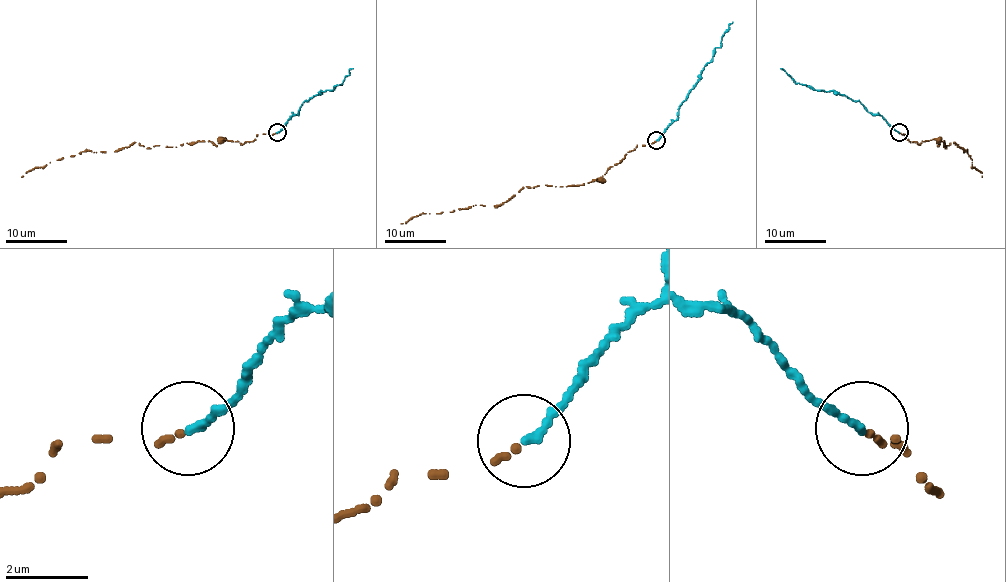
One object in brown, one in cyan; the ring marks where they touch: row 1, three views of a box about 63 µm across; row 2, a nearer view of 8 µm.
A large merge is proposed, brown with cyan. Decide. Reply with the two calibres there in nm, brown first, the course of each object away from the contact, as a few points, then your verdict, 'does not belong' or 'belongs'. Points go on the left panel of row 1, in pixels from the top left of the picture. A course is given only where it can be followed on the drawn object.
150 nm thick on the brown side, 190 nm on the other; brown runs (276, 132), (216, 145), (147, 148), (133, 142), (119, 149), (58, 159), (21, 177); cyan runs (276, 132), (292, 116), (299, 113), (299, 106), (305, 100), (341, 85), (353, 68); belongs

